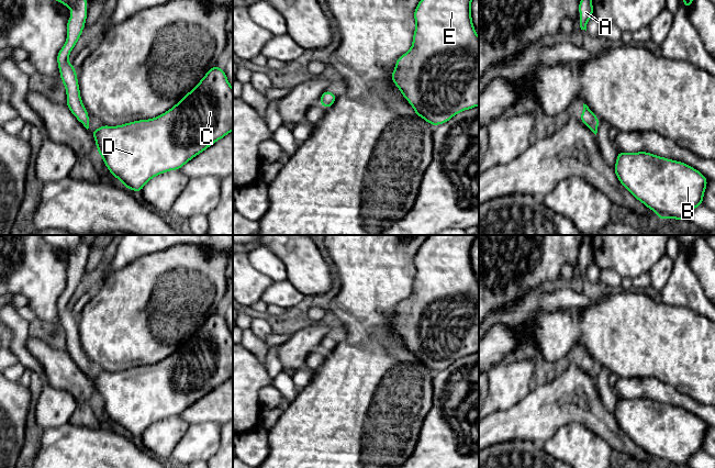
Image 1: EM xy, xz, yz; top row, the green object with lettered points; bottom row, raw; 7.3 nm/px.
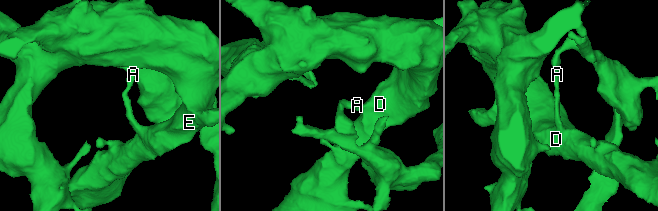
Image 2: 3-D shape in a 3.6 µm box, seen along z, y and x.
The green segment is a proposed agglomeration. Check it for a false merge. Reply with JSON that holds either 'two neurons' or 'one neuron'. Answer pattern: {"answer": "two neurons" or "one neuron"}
{"answer": "two neurons"}

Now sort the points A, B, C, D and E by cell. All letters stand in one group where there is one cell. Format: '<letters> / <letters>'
A / B C D E

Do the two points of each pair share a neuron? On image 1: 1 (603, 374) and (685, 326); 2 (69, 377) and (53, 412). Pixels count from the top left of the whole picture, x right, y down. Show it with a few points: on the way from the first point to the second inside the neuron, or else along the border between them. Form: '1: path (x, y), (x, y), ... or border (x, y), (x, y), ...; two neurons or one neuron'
1: border (599, 365), (602, 365), (611, 372); two neurons
2: border (48, 385), (71, 394), (73, 414); two neurons

